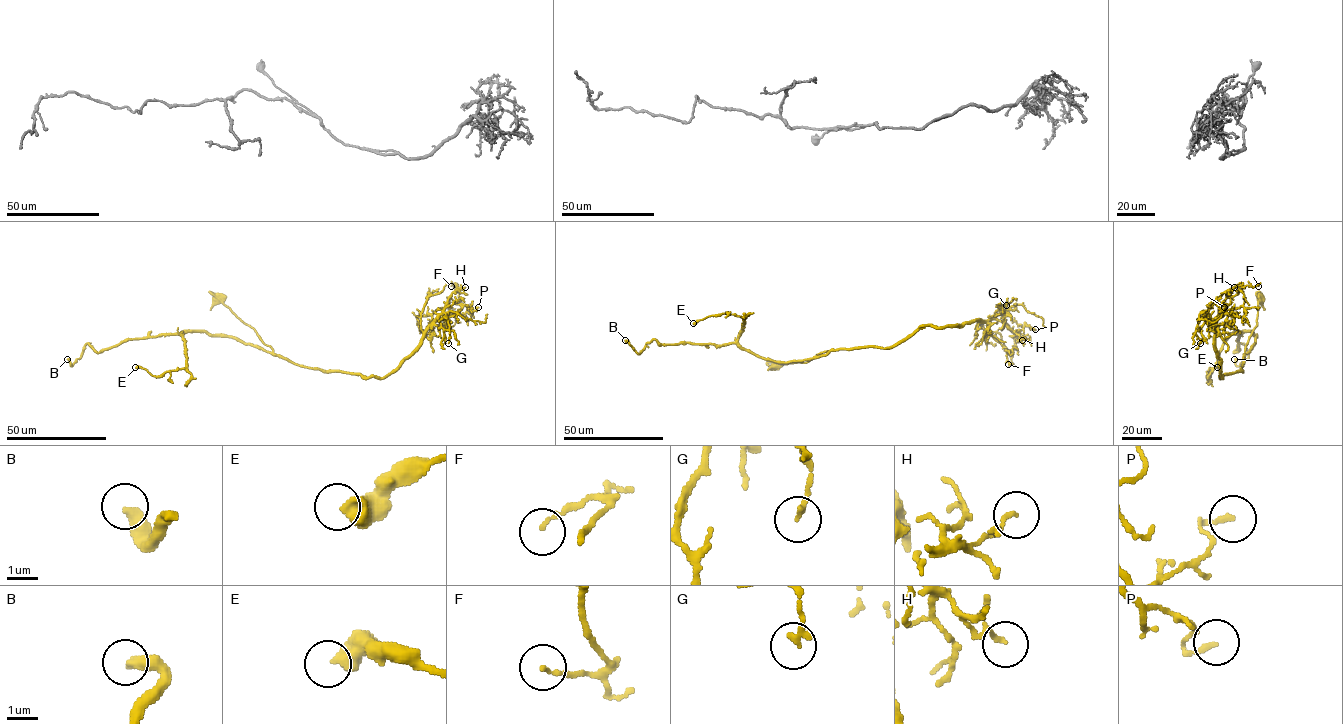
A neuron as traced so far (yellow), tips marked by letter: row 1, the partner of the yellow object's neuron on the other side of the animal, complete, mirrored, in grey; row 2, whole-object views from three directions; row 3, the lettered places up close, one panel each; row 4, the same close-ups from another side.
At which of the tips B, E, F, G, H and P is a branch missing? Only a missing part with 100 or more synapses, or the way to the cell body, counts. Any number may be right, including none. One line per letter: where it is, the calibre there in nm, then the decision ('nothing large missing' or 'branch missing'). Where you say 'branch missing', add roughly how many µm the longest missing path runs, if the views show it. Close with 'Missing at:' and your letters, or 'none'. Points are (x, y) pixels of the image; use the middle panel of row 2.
B: (625, 340) | 420 nm | branch missing | 110 µm
E: (693, 323) | 550 nm | nothing large missing
F: (1008, 364) | 130 nm | nothing large missing
G: (1006, 305) | 200 nm | nothing large missing
H: (1022, 340) | 100 nm | nothing large missing
P: (1035, 329) | 160 nm | nothing large missing
Missing at: B

